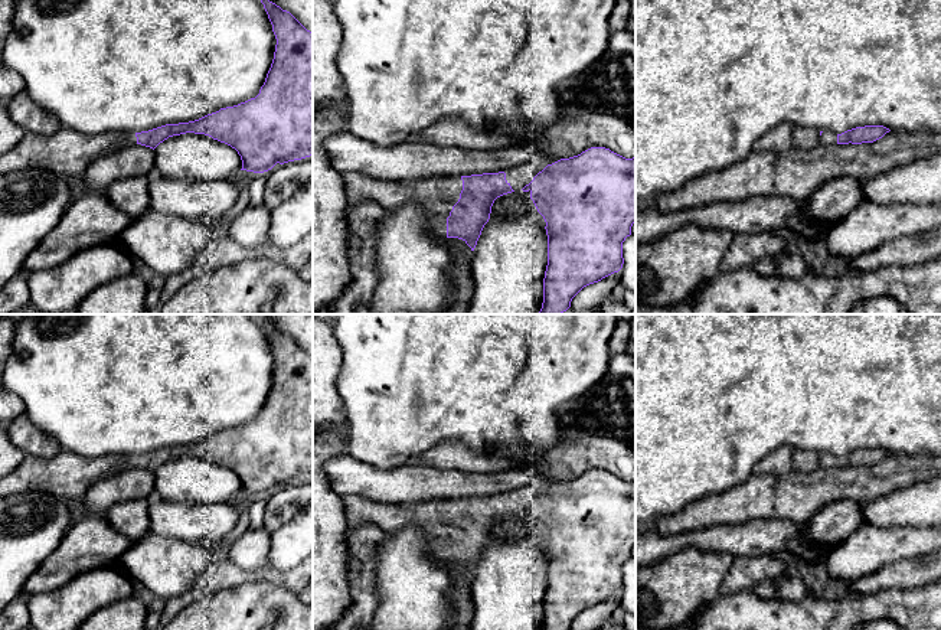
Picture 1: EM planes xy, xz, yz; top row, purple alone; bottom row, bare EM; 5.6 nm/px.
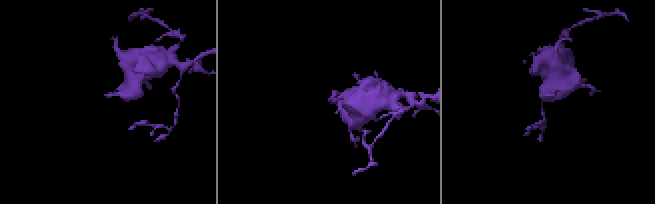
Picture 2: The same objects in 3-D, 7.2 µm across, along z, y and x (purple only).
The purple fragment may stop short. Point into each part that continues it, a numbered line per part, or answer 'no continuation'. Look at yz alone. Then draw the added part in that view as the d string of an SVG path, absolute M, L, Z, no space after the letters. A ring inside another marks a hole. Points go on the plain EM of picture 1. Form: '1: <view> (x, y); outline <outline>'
1: yz (827, 460); outline M823 453L820 458L820 466L823 467L837 467L837 457L829 453Z

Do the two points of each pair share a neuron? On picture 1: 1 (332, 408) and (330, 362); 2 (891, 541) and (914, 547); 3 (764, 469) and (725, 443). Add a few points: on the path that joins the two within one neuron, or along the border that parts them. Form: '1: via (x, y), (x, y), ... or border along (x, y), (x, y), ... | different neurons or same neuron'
1: via (327, 397), (327, 374) | same neuron
2: via (897, 542), (908, 542) | same neuron
3: border along (786, 446), (778, 446), (767, 454), (752, 473) | different neurons

